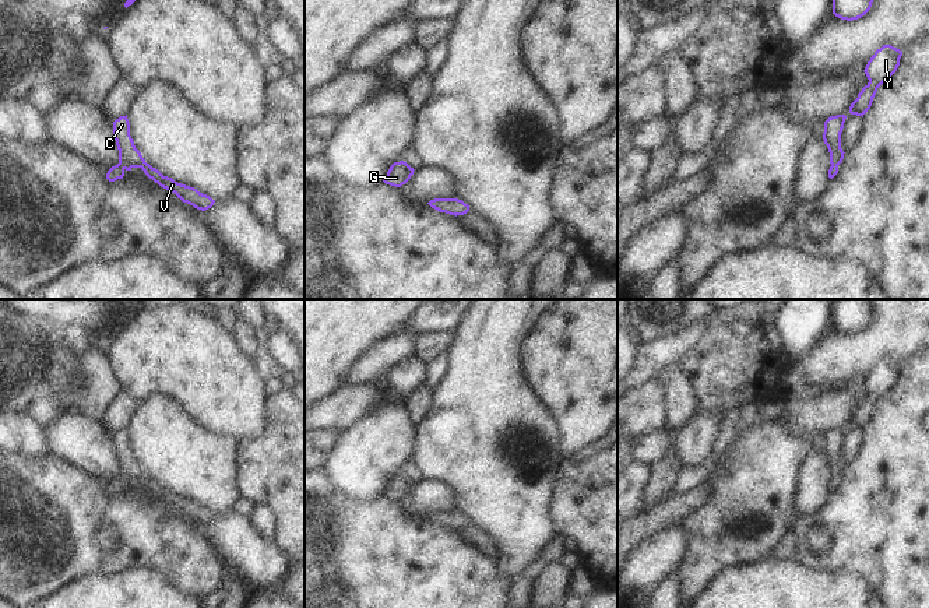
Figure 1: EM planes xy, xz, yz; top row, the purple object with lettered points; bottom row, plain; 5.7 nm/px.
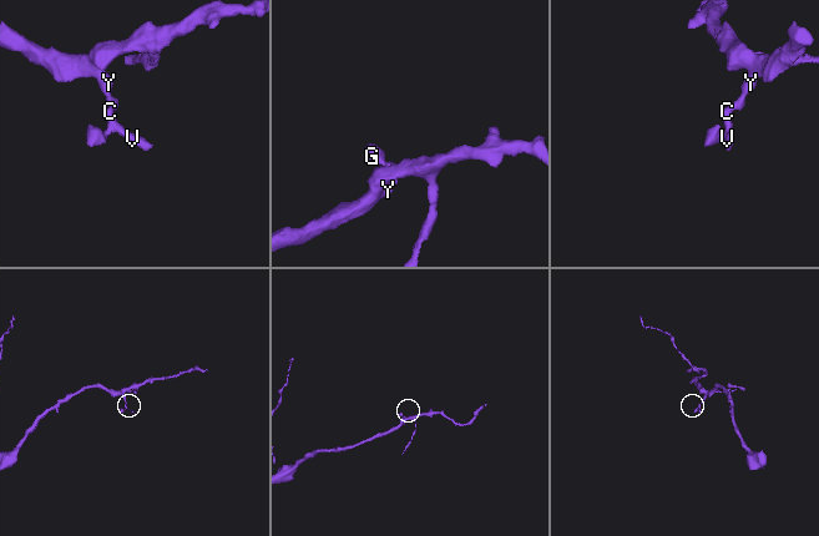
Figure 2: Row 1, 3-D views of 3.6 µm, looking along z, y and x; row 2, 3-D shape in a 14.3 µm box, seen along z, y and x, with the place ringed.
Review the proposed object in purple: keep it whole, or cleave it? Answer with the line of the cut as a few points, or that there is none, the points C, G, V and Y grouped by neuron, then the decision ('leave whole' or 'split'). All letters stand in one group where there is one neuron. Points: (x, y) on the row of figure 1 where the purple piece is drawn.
cut none; groups C G V Y; leave whole

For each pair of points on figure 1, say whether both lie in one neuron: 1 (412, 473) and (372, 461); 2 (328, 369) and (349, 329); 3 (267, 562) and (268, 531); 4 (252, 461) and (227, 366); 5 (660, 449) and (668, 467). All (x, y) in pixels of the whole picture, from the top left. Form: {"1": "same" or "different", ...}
{"1": "different", "2": "same", "3": "different", "4": "different", "5": "different"}

